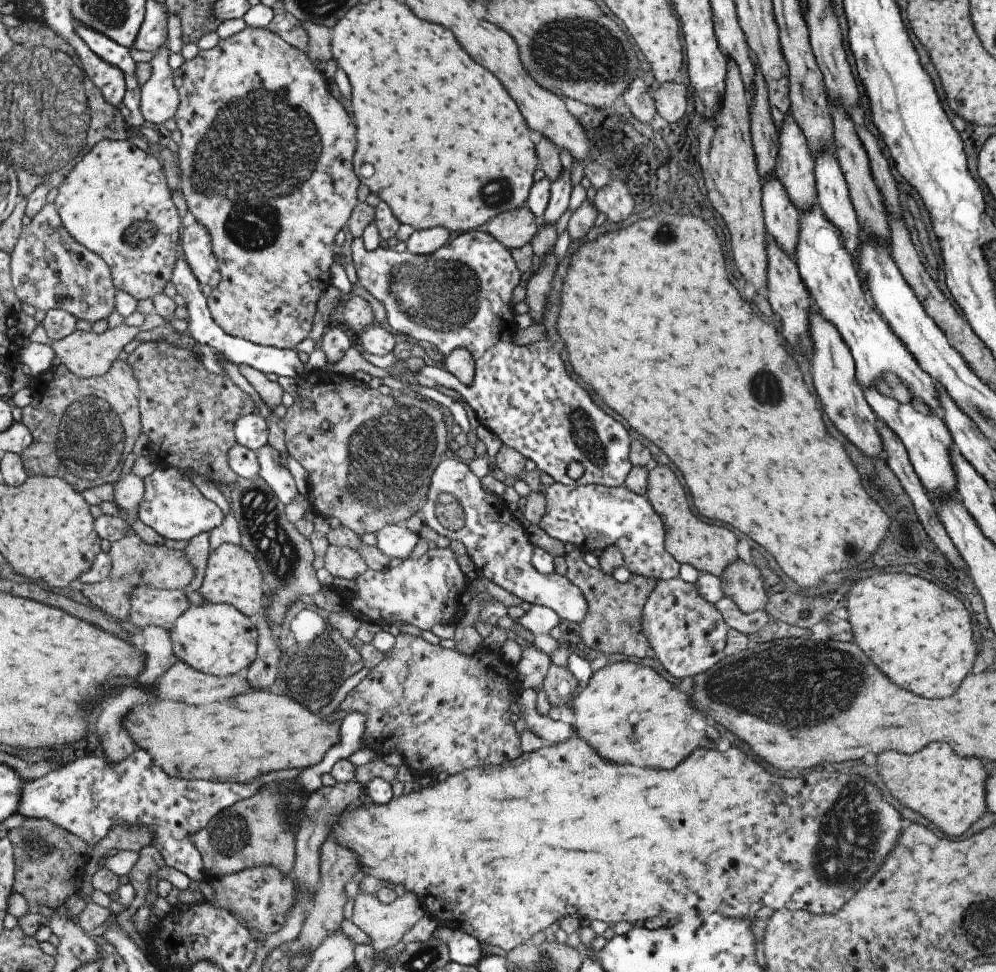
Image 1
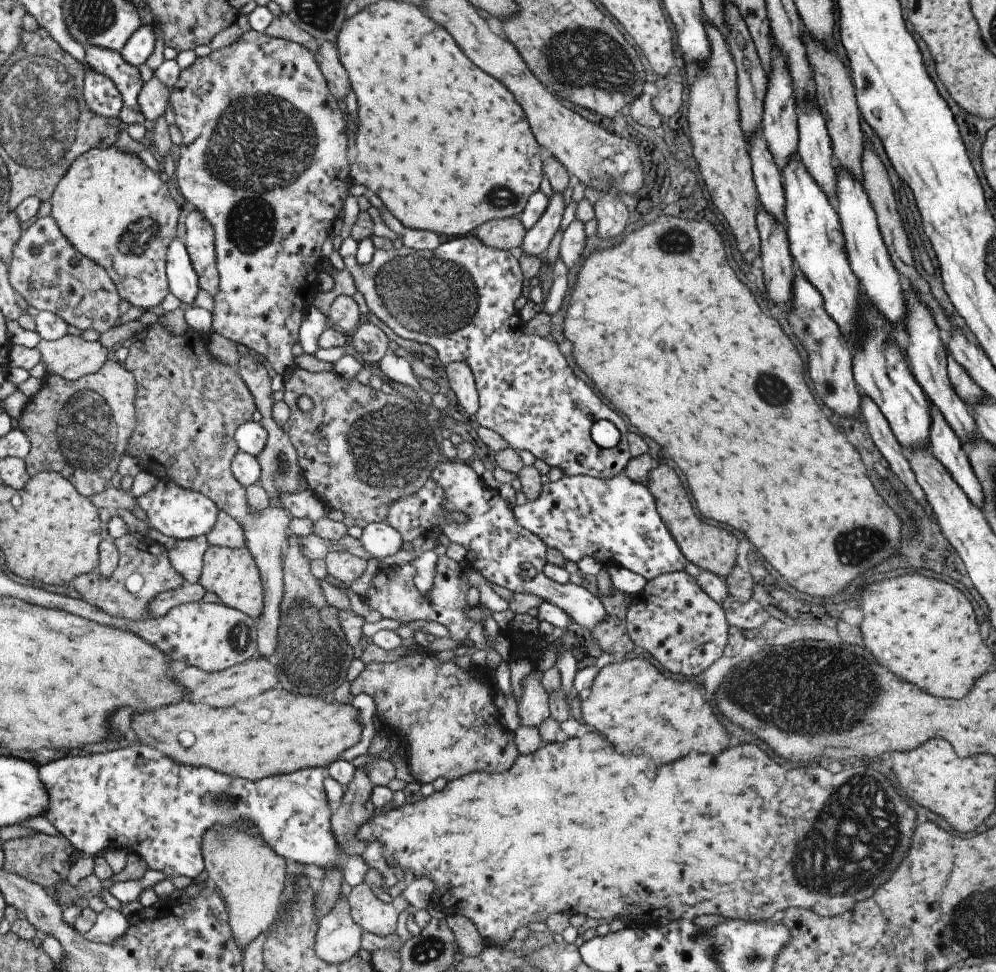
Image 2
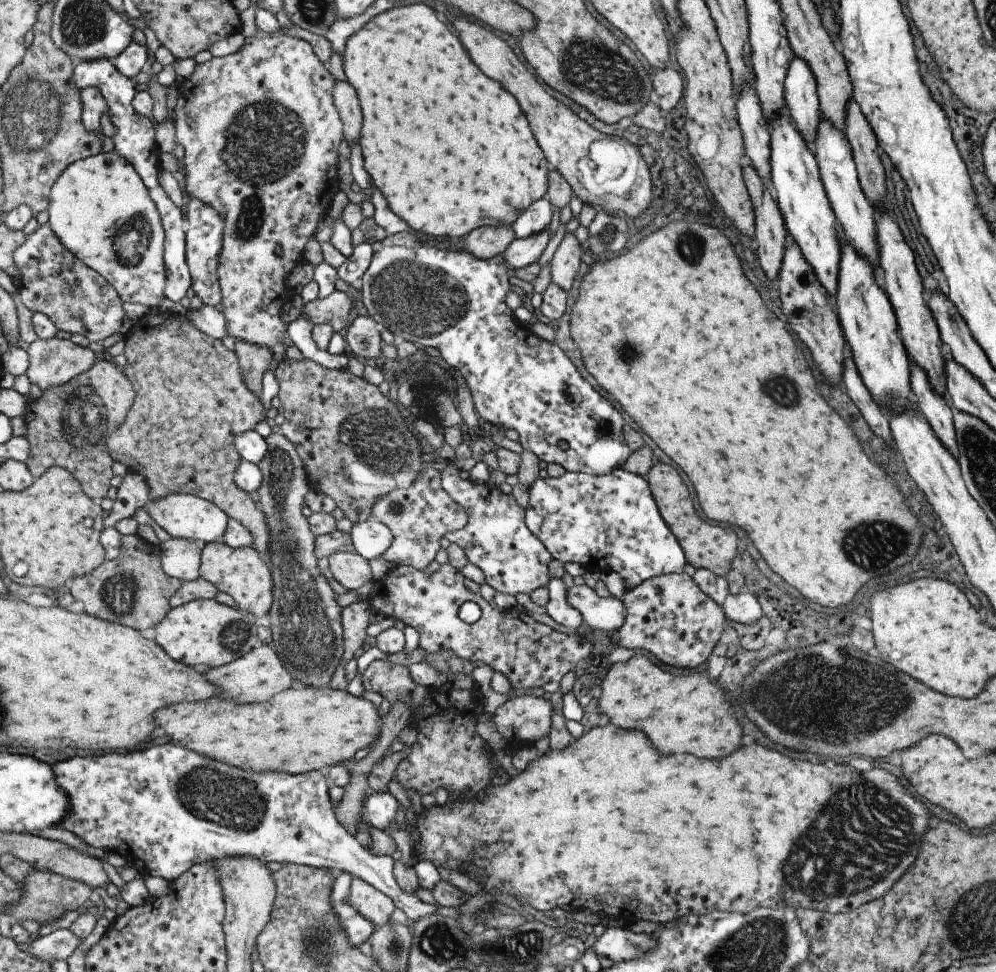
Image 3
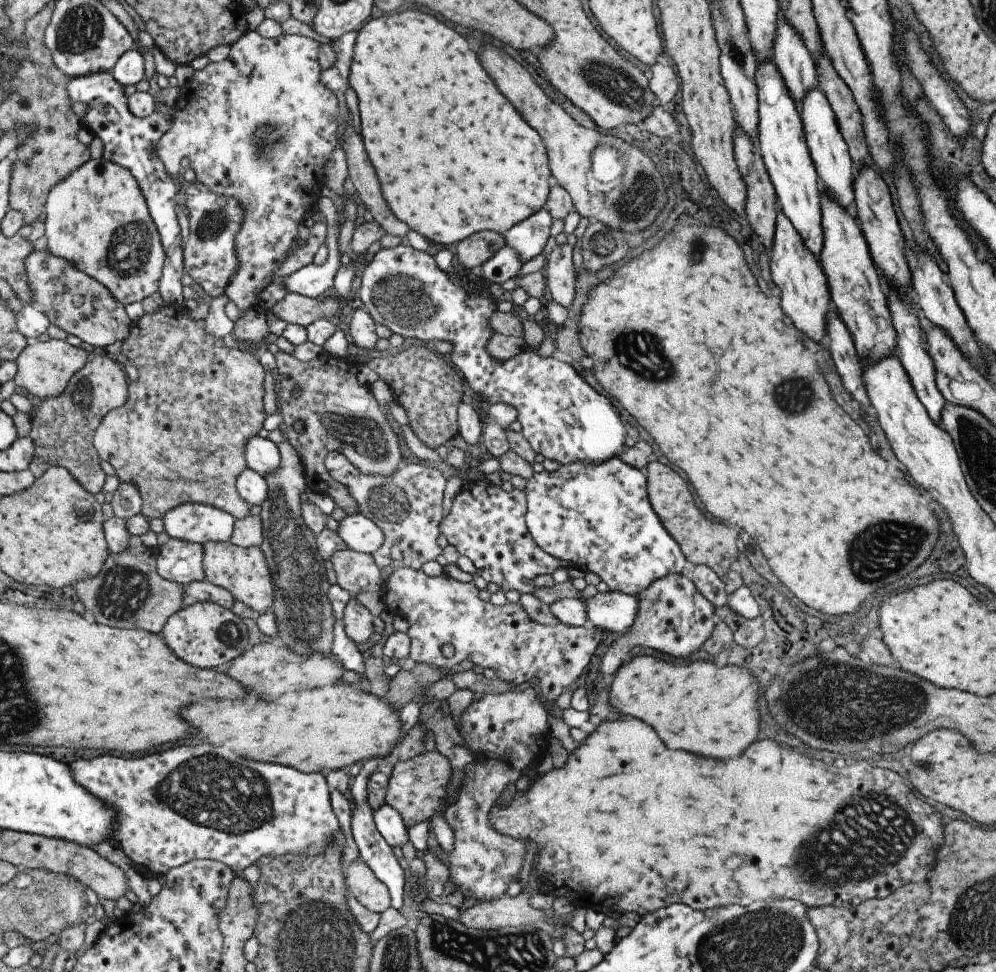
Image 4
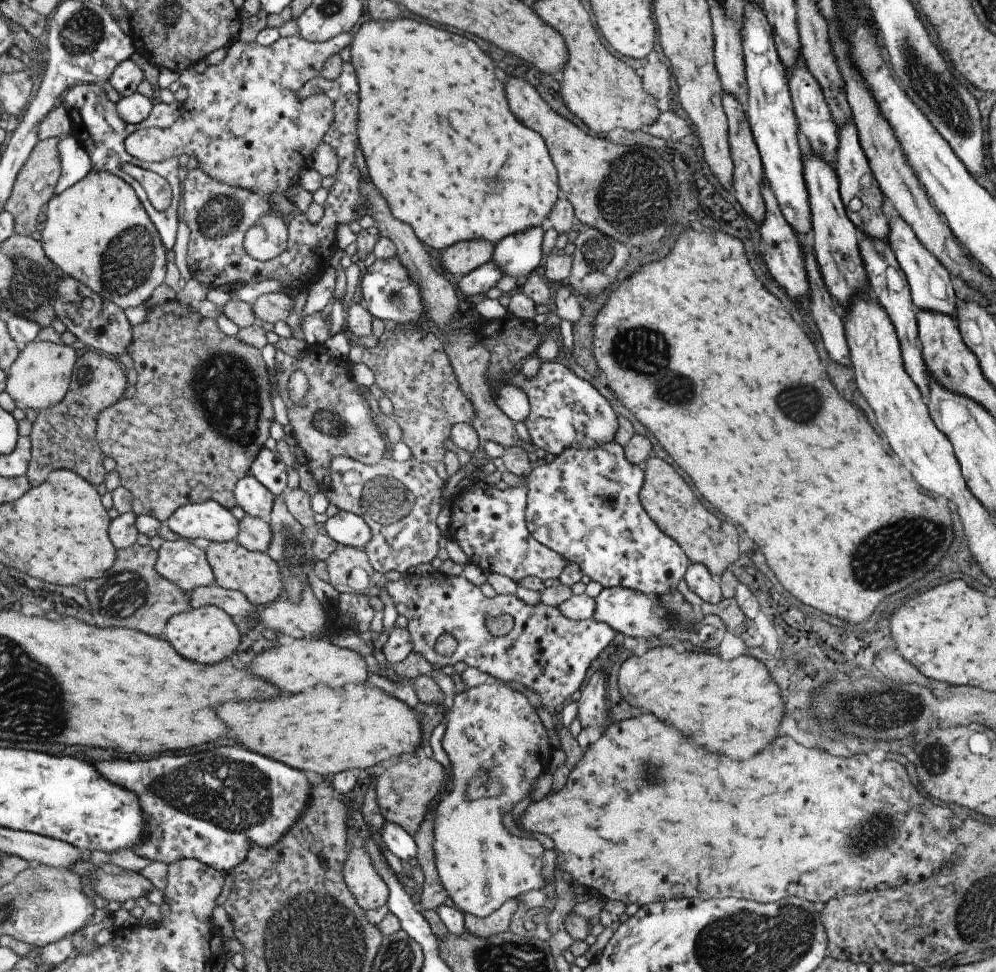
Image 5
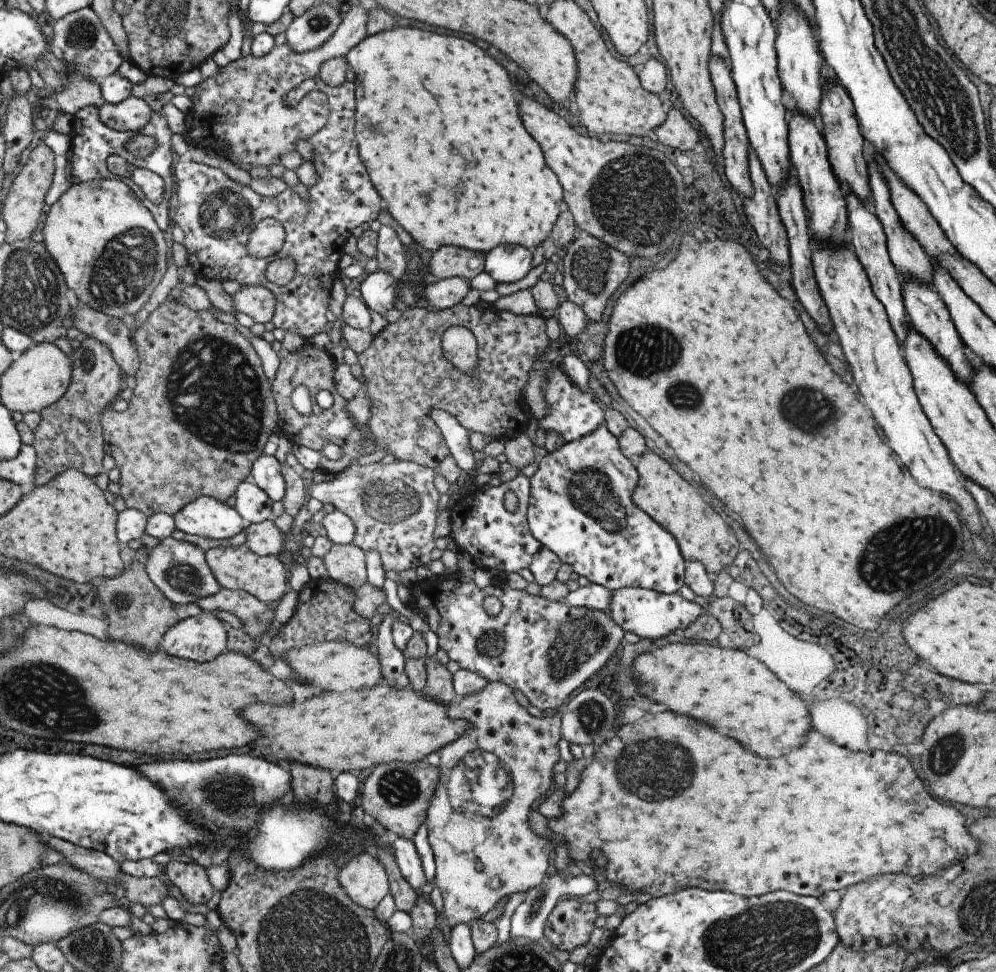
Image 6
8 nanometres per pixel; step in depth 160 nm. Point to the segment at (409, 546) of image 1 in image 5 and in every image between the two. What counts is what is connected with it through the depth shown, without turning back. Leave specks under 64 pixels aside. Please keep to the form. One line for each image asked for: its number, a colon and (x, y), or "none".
2: (378, 539)
3: (370, 538)
4: (360, 534)
5: (345, 528)

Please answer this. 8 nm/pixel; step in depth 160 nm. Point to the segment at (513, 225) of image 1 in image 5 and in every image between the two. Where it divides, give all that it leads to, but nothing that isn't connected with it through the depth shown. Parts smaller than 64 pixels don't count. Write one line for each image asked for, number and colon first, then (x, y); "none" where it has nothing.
2: (506, 234)
3: (483, 242)
4: (474, 250)
5: (463, 257)

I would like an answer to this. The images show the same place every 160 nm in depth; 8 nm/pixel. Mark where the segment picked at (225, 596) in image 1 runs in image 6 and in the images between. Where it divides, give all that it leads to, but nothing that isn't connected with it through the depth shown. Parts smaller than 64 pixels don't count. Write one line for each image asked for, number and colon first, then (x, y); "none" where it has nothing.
2: (231, 574)
3: (239, 572)
4: (242, 572)
5: (254, 574)
6: (263, 577)

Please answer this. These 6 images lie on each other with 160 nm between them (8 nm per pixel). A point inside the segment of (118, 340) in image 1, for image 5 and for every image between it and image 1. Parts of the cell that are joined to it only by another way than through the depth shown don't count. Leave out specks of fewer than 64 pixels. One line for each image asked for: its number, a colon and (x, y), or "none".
2: (72, 357)
3: (53, 362)
4: (45, 368)
5: (42, 376)

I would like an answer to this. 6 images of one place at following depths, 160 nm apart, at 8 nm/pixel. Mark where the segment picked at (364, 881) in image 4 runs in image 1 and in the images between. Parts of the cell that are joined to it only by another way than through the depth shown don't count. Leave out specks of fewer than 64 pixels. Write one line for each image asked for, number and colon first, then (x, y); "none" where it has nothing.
1: (384, 924)
2: (367, 911)
3: (373, 905)

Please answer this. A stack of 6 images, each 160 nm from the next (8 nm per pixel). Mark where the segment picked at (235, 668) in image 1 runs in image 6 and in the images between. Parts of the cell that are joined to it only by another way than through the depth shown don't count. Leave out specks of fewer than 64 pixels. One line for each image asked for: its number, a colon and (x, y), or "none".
2: (210, 636)
3: (206, 632)
4: (204, 634)
5: (206, 635)
6: (201, 638)

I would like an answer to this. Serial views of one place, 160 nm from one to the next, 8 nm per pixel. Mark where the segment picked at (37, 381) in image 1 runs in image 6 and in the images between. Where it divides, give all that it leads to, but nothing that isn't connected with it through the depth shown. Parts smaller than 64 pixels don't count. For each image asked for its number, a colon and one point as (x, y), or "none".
2: (73, 430)
3: (68, 425)
4: (63, 428)
5: (63, 437)
6: (70, 436)

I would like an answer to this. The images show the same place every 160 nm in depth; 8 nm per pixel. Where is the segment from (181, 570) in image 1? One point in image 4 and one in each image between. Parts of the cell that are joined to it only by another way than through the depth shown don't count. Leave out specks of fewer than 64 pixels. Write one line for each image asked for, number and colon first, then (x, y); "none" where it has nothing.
2: (143, 572)
3: (132, 590)
4: (129, 593)

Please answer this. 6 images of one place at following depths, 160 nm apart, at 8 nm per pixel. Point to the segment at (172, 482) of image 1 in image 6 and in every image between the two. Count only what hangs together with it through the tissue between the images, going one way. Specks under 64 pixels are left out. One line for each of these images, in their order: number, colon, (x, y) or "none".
2: (181, 513)
3: (183, 516)
4: (197, 523)
5: (208, 520)
6: (205, 516)

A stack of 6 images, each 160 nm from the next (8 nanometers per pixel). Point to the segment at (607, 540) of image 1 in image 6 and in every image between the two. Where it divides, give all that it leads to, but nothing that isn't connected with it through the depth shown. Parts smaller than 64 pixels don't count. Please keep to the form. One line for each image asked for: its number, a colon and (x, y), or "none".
2: (615, 520)
3: (610, 523)
4: (595, 517)
5: (583, 505)
6: (579, 506)

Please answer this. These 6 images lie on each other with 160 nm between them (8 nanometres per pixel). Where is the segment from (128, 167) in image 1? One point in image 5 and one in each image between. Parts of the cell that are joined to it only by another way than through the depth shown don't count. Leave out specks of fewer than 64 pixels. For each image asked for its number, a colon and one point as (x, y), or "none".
2: (116, 211)
3: (100, 209)
4: (96, 218)
5: (97, 231)

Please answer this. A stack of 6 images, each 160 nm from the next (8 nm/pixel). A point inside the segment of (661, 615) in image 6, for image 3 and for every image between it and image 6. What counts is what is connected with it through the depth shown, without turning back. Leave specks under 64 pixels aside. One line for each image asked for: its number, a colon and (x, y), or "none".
3: (604, 614)
4: (613, 611)
5: (631, 613)

